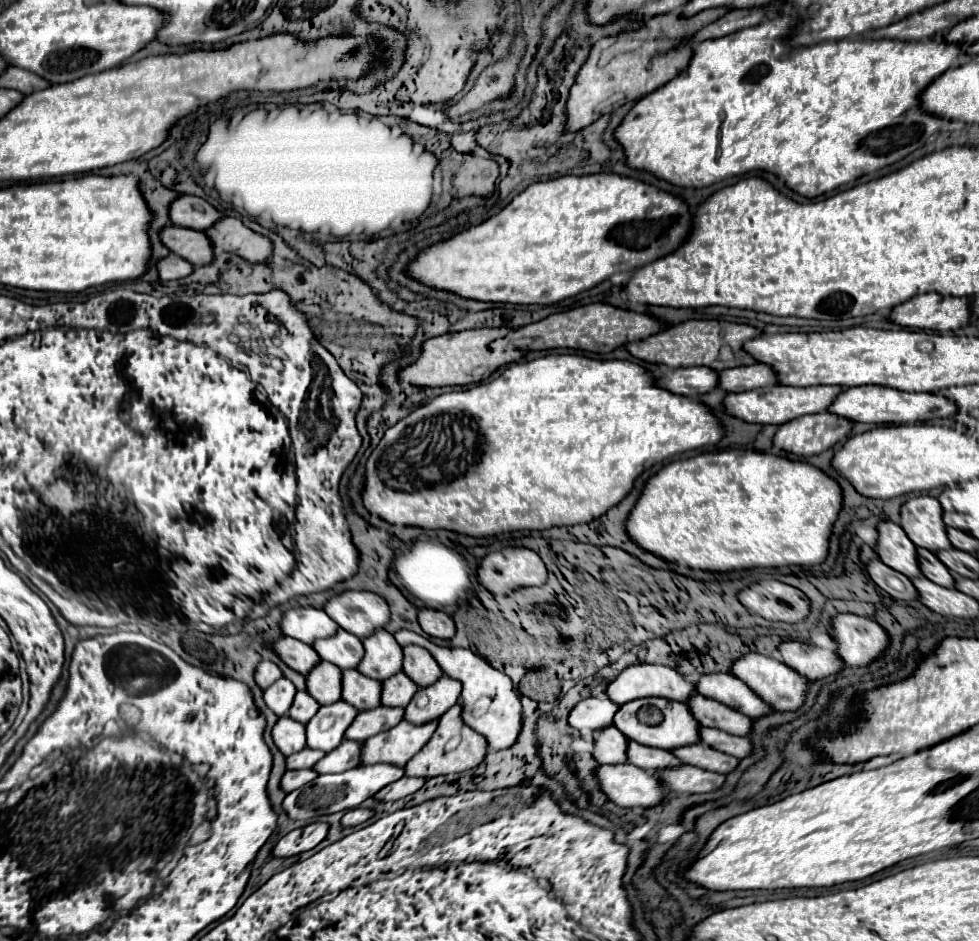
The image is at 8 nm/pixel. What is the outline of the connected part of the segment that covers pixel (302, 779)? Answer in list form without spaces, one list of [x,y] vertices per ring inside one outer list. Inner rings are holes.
[[[288,770],[288,772],[282,776],[280,786],[282,786],[284,792],[292,792],[292,790],[304,786],[306,782],[312,782],[316,776],[318,776],[318,774],[316,774],[314,770]]]

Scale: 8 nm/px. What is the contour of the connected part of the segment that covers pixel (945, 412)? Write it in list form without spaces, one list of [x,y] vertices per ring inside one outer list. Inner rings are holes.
[[[860,386],[860,388],[844,388],[836,394],[834,402],[826,412],[836,414],[840,418],[846,418],[850,422],[862,422],[862,424],[914,424],[914,422],[930,422],[930,420],[942,420],[946,416],[952,416],[956,412],[956,406],[948,402],[946,398],[940,398],[930,392],[912,394],[912,392],[900,392],[894,388],[884,386]]]

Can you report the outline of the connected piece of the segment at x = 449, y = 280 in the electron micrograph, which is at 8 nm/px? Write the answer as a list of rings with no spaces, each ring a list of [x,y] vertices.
[[[618,174],[562,176],[528,186],[514,196],[506,208],[482,224],[462,230],[446,242],[424,248],[404,272],[428,288],[452,292],[466,300],[550,306],[594,288],[614,272],[632,272],[634,268],[670,254],[686,238],[690,228],[692,212],[688,204],[640,180]]]

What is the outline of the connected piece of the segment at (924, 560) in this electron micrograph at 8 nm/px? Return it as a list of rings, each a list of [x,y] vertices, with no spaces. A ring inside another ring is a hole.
[[[918,548],[918,564],[922,574],[932,580],[938,586],[944,588],[954,588],[954,580],[950,576],[950,570],[946,570],[946,566],[942,566],[942,562],[936,558],[934,552],[928,552],[924,548]]]

